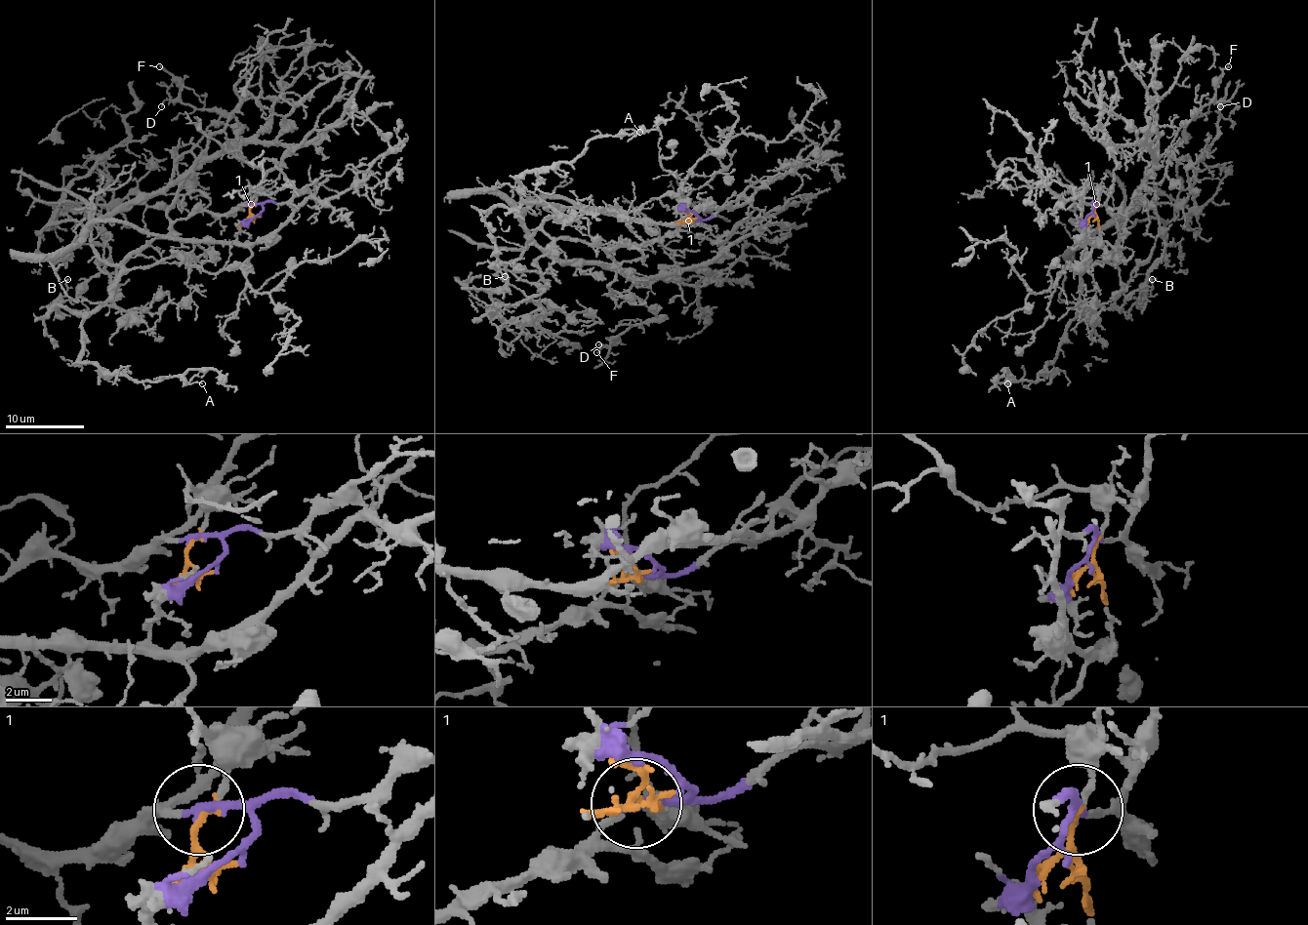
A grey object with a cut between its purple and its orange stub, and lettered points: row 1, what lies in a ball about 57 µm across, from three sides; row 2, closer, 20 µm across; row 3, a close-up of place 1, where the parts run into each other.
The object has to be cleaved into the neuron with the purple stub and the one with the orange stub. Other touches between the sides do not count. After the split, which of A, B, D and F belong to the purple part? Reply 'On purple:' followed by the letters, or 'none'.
On purple: A, B

